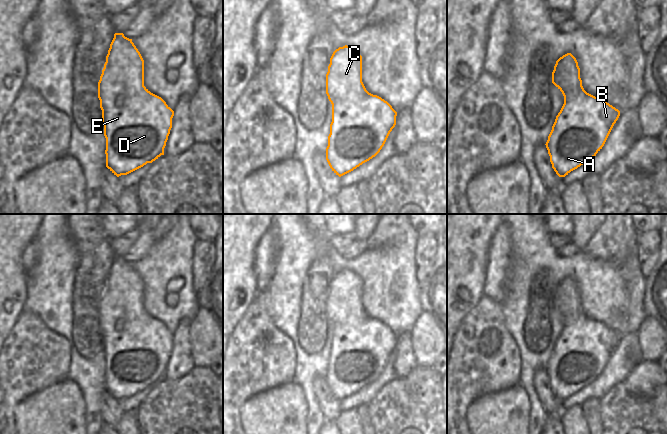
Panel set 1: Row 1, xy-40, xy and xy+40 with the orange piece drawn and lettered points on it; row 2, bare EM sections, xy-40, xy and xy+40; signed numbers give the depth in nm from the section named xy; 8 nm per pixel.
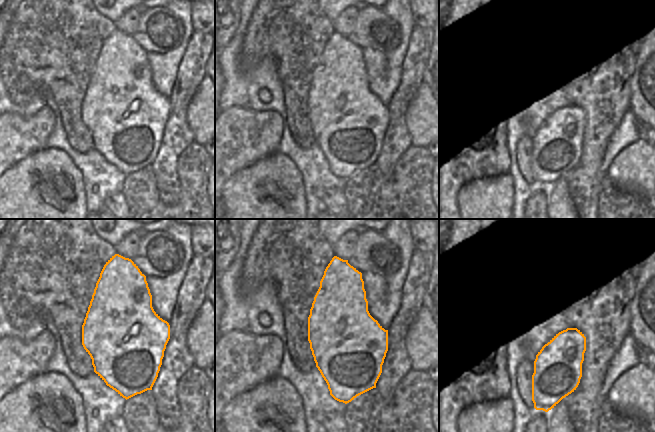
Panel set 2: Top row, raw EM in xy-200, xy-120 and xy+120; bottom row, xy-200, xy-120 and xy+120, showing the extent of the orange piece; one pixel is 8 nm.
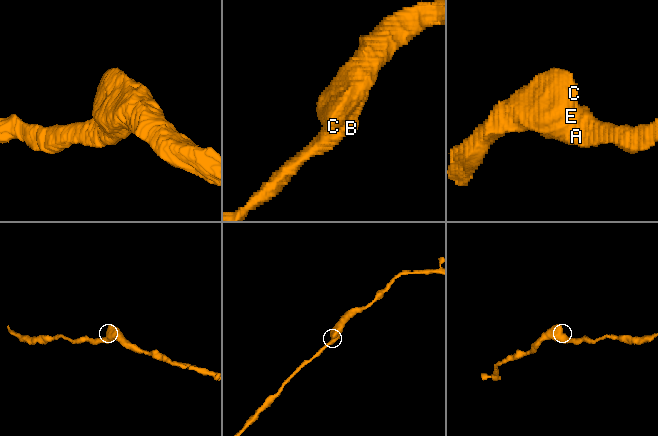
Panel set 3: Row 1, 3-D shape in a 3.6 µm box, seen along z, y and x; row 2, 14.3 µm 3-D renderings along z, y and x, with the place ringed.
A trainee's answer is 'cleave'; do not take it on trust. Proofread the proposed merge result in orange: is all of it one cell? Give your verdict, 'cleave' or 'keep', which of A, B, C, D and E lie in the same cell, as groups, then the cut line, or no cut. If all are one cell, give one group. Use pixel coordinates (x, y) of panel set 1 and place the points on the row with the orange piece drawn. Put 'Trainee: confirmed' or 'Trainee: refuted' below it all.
keep; groups A B C D E; cut none
Trainee: refuted

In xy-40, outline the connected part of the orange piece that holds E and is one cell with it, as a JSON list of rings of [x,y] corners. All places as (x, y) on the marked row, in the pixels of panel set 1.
[[[115,33],[98,82],[98,98],[106,138],[106,167],[117,177],[127,175],[161,155],[172,128],[174,111],[144,86],[144,60],[123,33]]]

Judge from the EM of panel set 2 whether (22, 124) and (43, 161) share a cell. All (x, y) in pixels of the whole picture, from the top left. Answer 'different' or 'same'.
different

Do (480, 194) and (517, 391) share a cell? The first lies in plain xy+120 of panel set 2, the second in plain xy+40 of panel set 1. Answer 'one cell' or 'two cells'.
one cell

